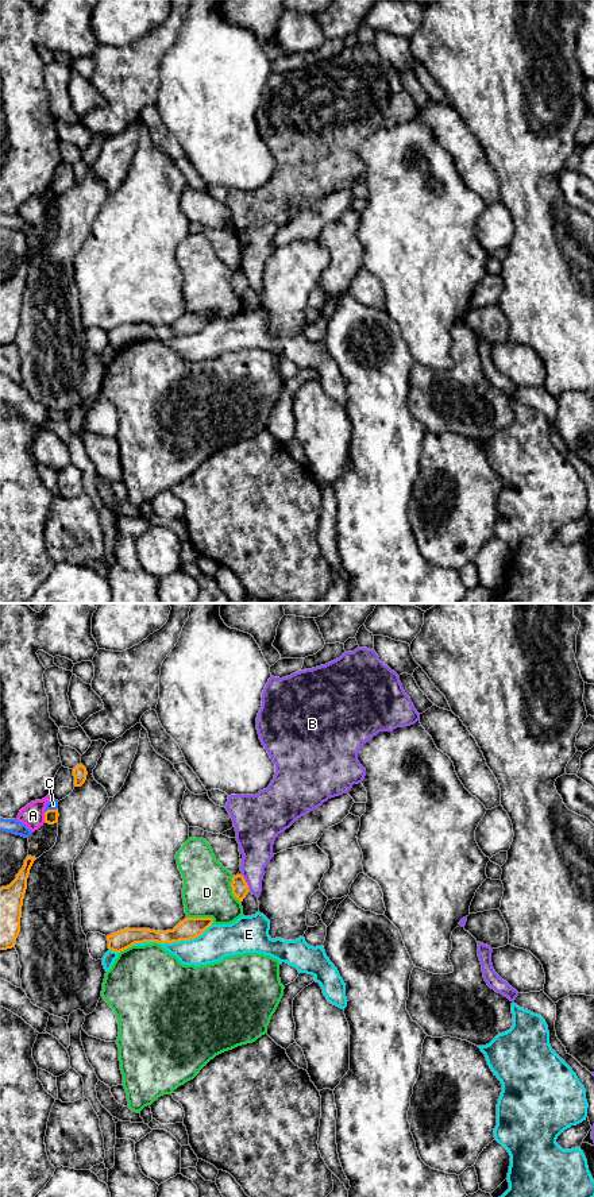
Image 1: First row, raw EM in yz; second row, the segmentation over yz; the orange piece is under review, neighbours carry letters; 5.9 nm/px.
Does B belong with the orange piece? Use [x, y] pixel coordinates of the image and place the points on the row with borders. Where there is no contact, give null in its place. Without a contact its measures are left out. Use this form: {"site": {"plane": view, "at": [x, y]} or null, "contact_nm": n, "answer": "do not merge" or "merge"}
{"site": {"plane": "yz", "at": [246, 883]}, "contact_nm": 120, "answer": "do not merge"}

